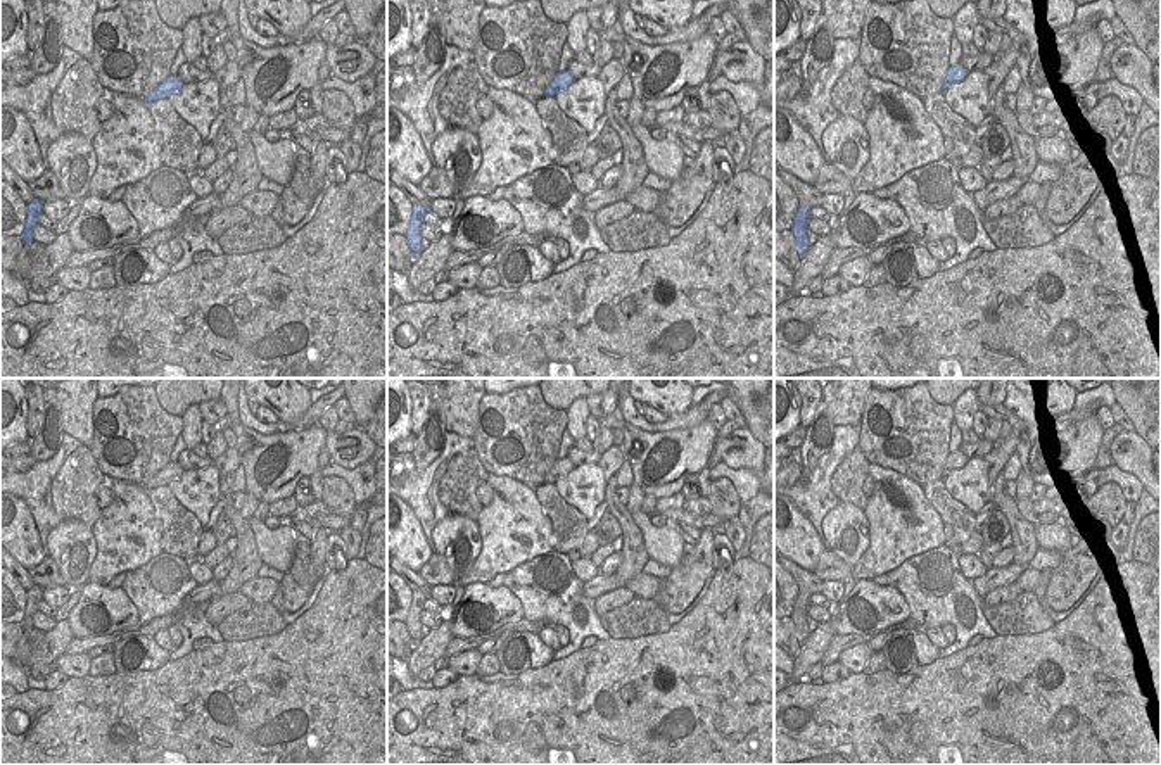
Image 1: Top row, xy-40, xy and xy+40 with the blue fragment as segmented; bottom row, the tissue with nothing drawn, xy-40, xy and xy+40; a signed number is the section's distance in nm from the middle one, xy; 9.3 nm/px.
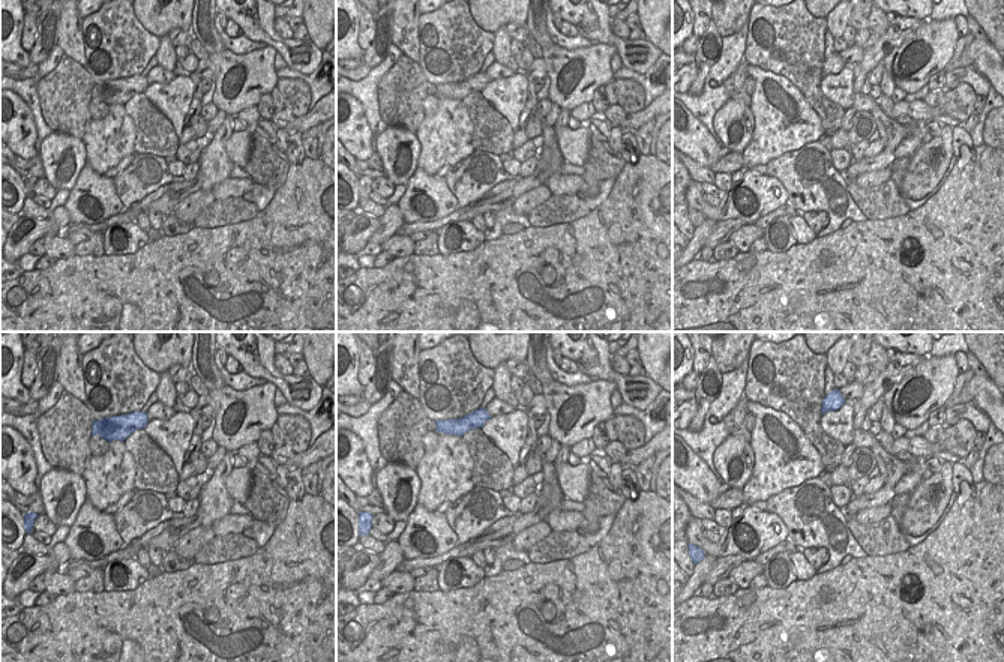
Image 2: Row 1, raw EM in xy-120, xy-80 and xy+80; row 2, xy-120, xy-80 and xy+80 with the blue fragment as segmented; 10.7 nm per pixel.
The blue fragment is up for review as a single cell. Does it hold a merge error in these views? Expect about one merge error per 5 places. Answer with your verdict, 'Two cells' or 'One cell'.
One cell

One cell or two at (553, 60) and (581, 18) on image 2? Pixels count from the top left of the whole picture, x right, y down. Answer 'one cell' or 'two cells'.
two cells

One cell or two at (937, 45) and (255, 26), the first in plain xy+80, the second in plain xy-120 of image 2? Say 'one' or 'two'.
two

